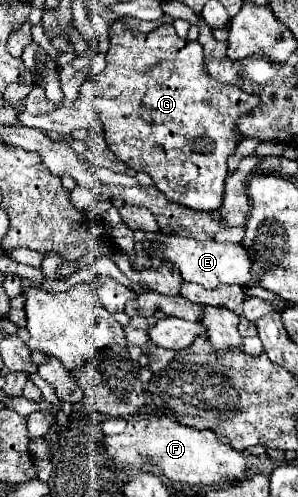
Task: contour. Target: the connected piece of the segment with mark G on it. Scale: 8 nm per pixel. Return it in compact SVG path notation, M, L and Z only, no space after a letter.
M120 22L112 26L106 70L100 76L106 78L108 96L116 98L116 106L108 106L108 110L112 110L100 114L110 150L136 172L148 174L154 180L154 186L172 202L206 212L220 208L228 174L226 160L240 142L240 132L236 130L238 118L254 112L260 106L260 98L214 80L204 66L200 44L180 40L172 24L162 24L148 34L134 32Z

